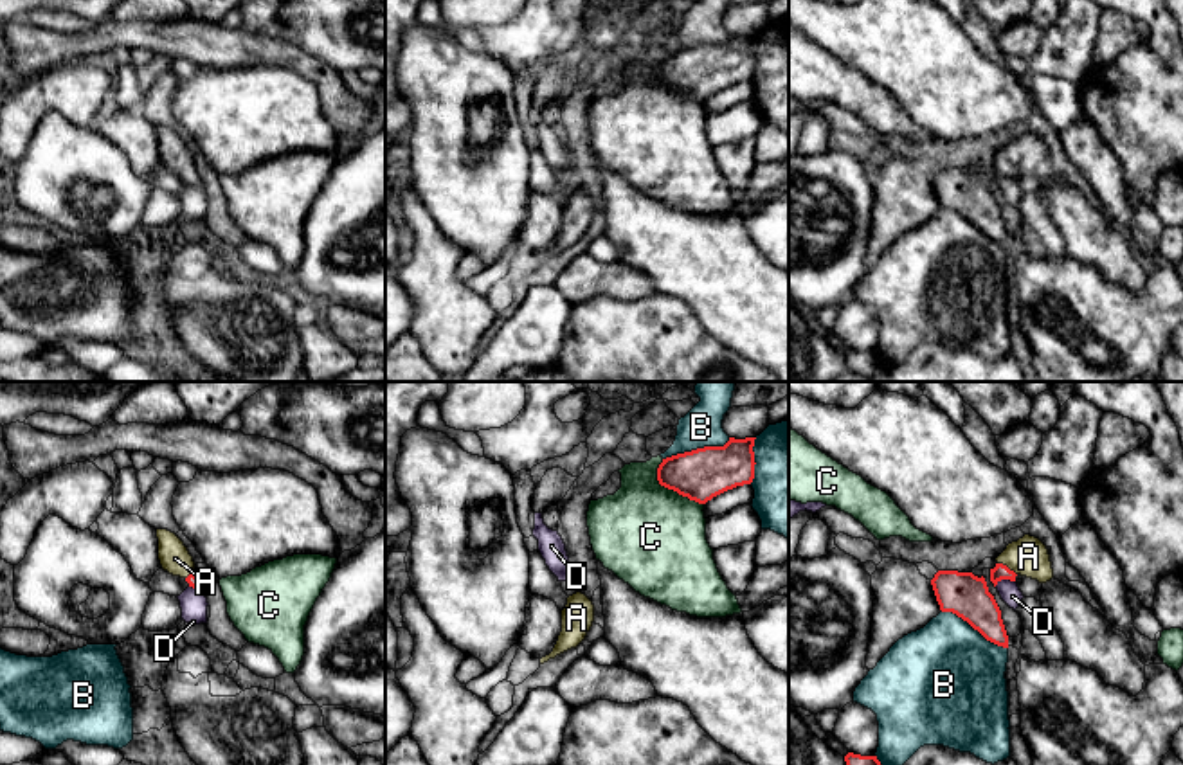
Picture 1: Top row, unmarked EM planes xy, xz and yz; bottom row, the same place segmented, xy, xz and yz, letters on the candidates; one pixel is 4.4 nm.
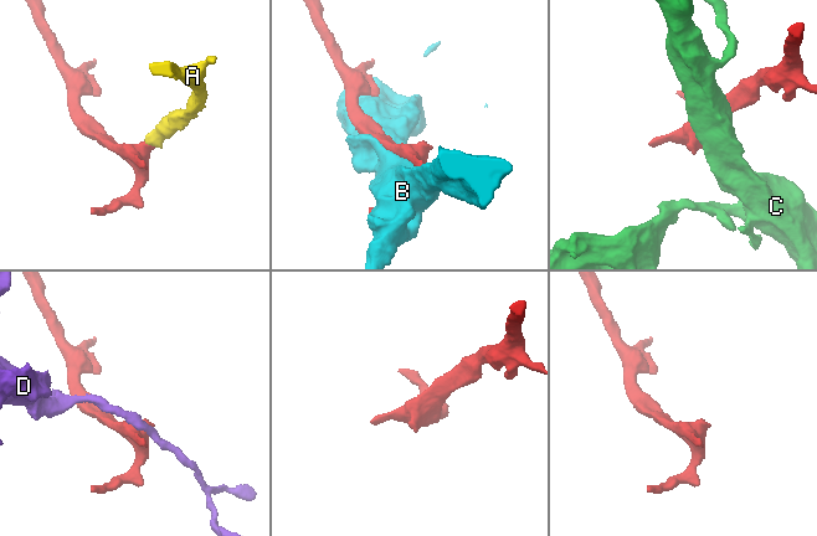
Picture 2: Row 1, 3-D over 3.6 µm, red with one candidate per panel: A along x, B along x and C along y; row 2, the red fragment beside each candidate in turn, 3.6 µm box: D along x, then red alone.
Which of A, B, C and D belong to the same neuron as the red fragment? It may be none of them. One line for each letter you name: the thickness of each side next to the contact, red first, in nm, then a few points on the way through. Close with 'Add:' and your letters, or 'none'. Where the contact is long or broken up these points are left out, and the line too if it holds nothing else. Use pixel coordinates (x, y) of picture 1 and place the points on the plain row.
A: 70/180 nm | across yz (1000, 168), (1005, 162), (1020, 153), (1029, 153)
Add: A

